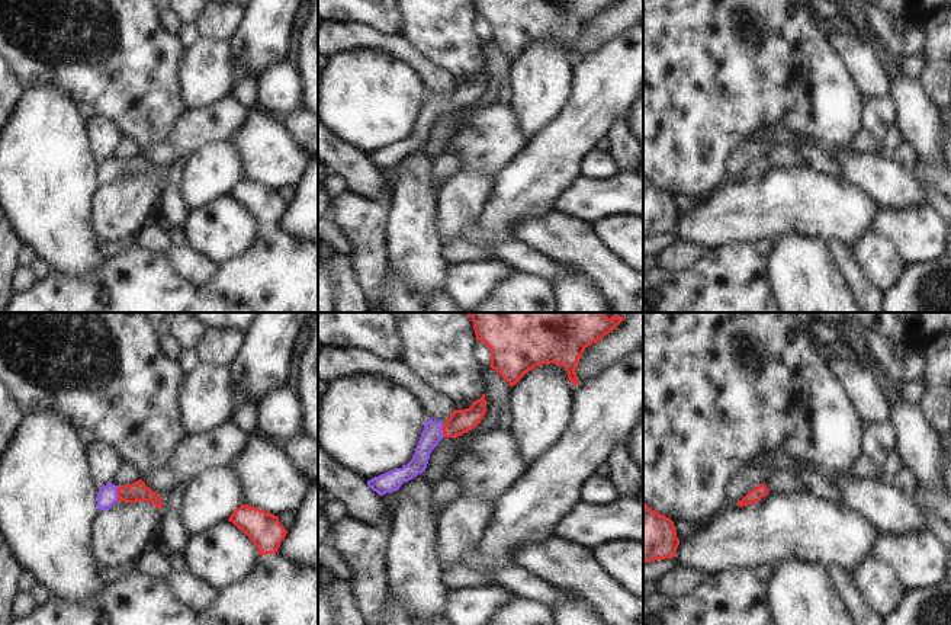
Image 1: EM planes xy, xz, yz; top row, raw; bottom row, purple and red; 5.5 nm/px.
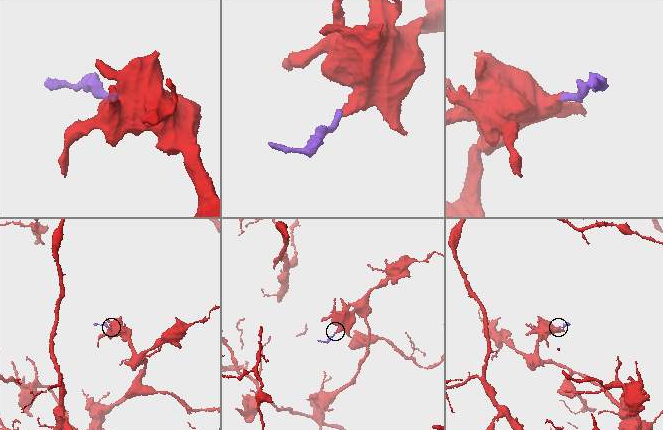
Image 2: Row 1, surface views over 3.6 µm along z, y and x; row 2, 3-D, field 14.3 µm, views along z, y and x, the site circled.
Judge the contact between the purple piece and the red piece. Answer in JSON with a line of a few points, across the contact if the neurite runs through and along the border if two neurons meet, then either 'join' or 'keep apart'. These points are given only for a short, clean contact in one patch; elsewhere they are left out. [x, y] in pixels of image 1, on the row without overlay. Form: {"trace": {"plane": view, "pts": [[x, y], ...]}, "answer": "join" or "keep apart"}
{"trace": {"plane": "xy", "pts": [[106, 172], [116, 169], [137, 166]]}, "answer": "join"}

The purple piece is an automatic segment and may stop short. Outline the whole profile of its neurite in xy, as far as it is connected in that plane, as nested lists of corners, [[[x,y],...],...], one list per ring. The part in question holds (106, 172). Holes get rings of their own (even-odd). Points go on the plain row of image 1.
[[[142,154],[132,158],[118,161],[112,157],[99,163],[96,172],[99,185],[109,185],[116,176],[136,177],[151,176],[152,180],[161,183],[161,172],[155,169]]]

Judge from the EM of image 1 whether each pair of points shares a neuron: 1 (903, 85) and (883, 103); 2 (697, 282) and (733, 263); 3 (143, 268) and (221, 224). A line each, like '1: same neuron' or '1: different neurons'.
1: different neurons
2: same neuron
3: different neurons

